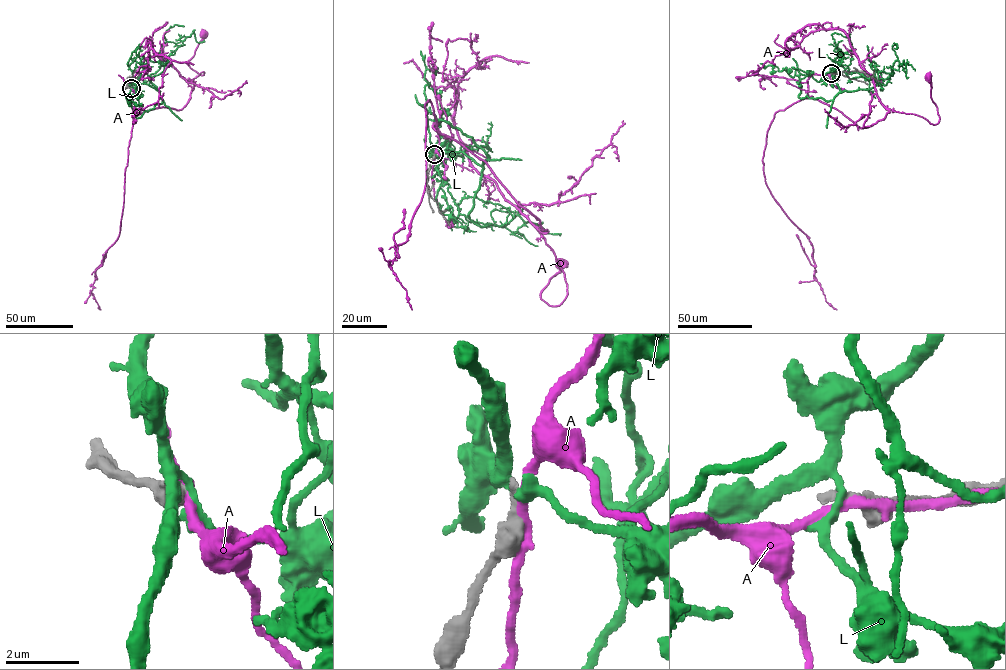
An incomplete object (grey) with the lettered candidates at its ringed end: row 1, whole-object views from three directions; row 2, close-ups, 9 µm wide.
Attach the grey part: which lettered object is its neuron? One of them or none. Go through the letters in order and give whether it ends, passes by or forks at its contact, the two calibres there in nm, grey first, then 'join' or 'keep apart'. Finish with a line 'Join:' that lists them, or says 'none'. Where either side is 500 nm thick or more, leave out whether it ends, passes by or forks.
A: it passes by | 480/240 nm | keep apart
L: it forks | 320/200 nm | keep apart
Join: none

